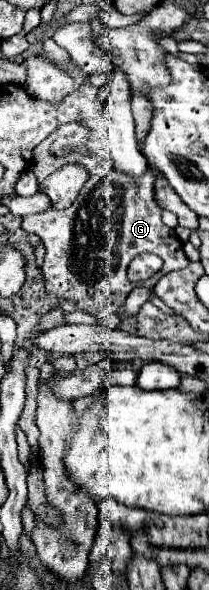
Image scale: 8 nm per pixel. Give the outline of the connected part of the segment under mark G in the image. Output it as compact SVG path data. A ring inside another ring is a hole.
M63 124L33 150L31 168L39 182L65 164L85 166L89 178L69 208L57 210L55 206L49 206L45 212L27 214L23 216L23 230L37 234L45 246L45 260L41 266L45 290L53 296L71 298L77 302L79 310L97 316L105 328L113 330L119 324L117 308L127 300L133 288L153 288L161 276L185 268L189 260L183 252L183 242L161 222L161 210L157 210L157 204L153 202L153 182L149 182L149 174L143 178L143 190L125 186L125 178L109 166L109 158L89 154L89 150L81 146L83 138L87 136L81 134L81 124ZM143 252L163 258L163 268L153 280L131 282L127 280L127 266Z

